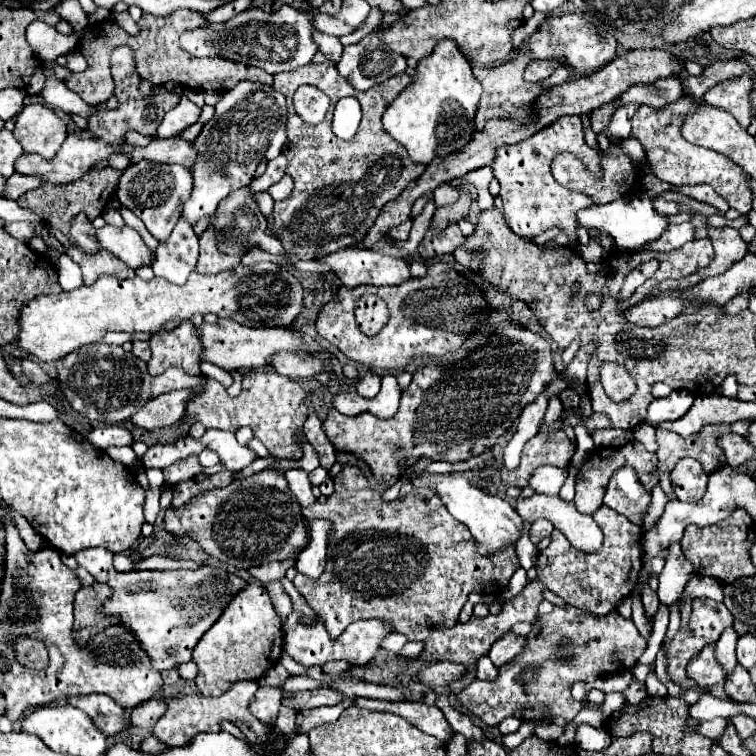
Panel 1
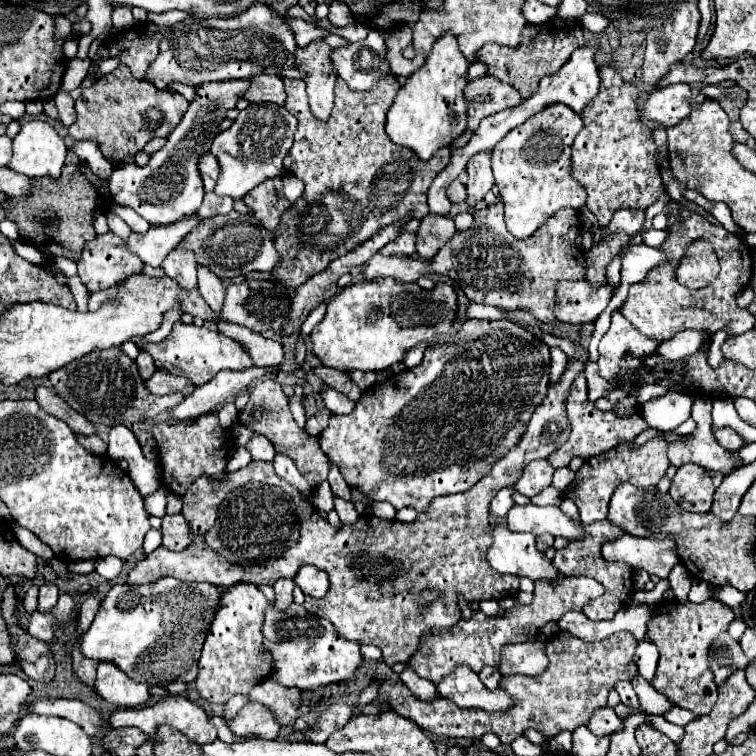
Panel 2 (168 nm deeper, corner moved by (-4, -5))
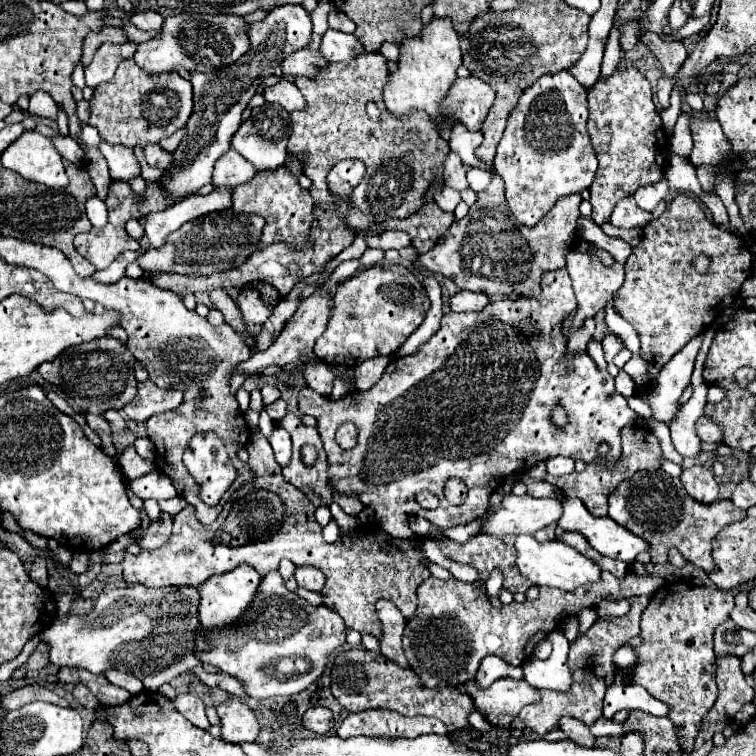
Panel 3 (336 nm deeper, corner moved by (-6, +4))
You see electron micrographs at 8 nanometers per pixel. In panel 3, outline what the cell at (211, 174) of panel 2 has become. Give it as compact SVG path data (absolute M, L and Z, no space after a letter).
M229 149L217 163L213 171L213 185L217 187L237 187L241 183L247 183L255 177L257 169L243 159L235 149Z

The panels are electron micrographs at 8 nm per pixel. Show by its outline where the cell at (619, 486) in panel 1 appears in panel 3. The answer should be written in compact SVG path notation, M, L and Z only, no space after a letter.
M657 469L657 471L637 473L633 475L633 479L621 483L617 491L609 495L609 517L649 543L651 547L649 555L653 563L665 563L667 551L671 547L677 547L687 561L701 567L703 571L711 571L713 537L729 523L741 521L745 517L745 511L733 507L733 503L729 501L701 505L699 501L687 495L679 477L671 477L661 469Z

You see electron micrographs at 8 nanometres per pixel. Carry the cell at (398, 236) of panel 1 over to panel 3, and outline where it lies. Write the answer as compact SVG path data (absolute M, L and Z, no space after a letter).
M371 231L365 235L367 247L379 247L379 249L403 249L409 247L409 235L403 231L383 231L379 235L373 235Z

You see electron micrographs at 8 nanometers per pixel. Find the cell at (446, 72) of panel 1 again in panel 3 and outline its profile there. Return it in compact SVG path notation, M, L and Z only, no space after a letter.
M433 17L431 23L423 27L423 31L417 37L403 37L399 45L399 61L397 71L389 75L389 81L383 87L383 99L391 113L405 113L407 109L419 107L425 109L437 127L441 127L443 117L439 113L439 101L447 95L449 87L457 79L455 71L461 65L461 49L459 49L459 37L453 29L453 23L449 17Z

